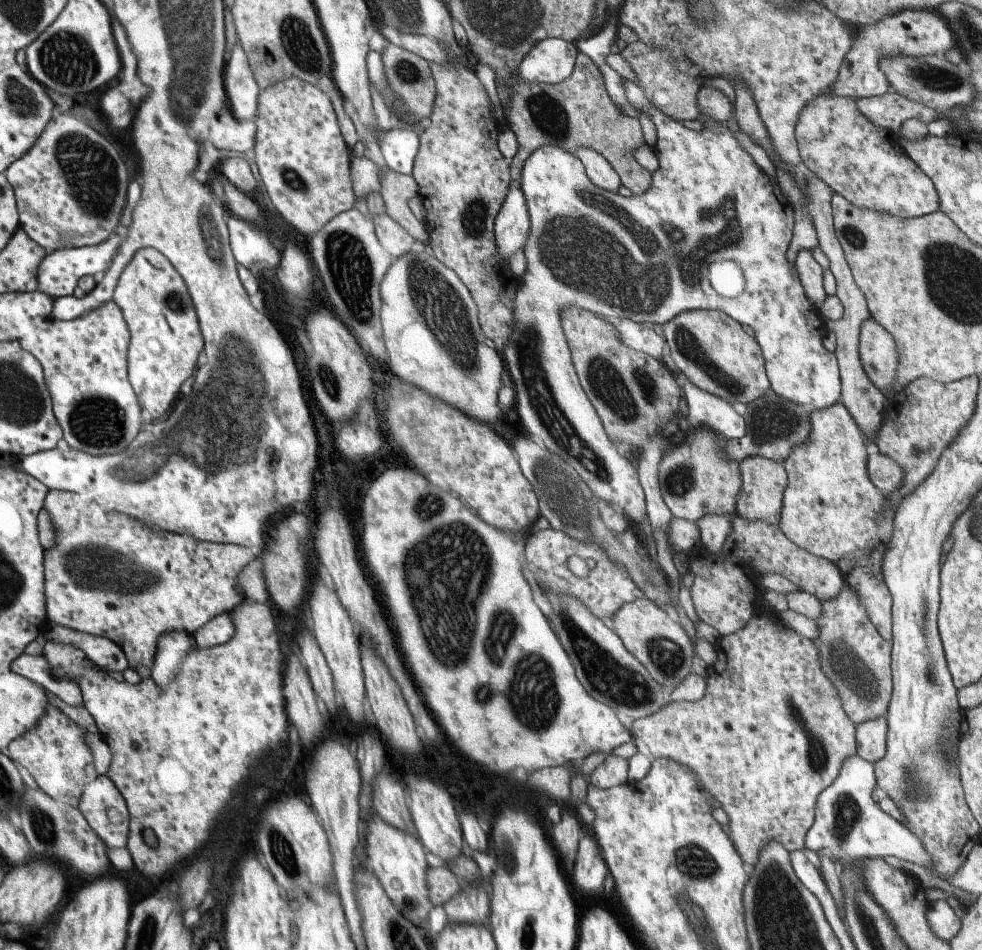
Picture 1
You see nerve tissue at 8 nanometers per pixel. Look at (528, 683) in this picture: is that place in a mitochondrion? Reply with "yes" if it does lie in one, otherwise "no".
yes

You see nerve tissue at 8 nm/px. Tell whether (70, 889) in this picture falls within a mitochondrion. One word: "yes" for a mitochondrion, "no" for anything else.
no

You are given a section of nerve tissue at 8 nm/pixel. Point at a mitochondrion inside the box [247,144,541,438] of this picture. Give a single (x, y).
(442, 307)

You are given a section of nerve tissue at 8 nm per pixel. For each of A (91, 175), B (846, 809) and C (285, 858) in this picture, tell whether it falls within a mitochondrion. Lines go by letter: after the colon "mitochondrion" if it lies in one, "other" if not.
A: mitochondrion
B: mitochondrion
C: mitochondrion

